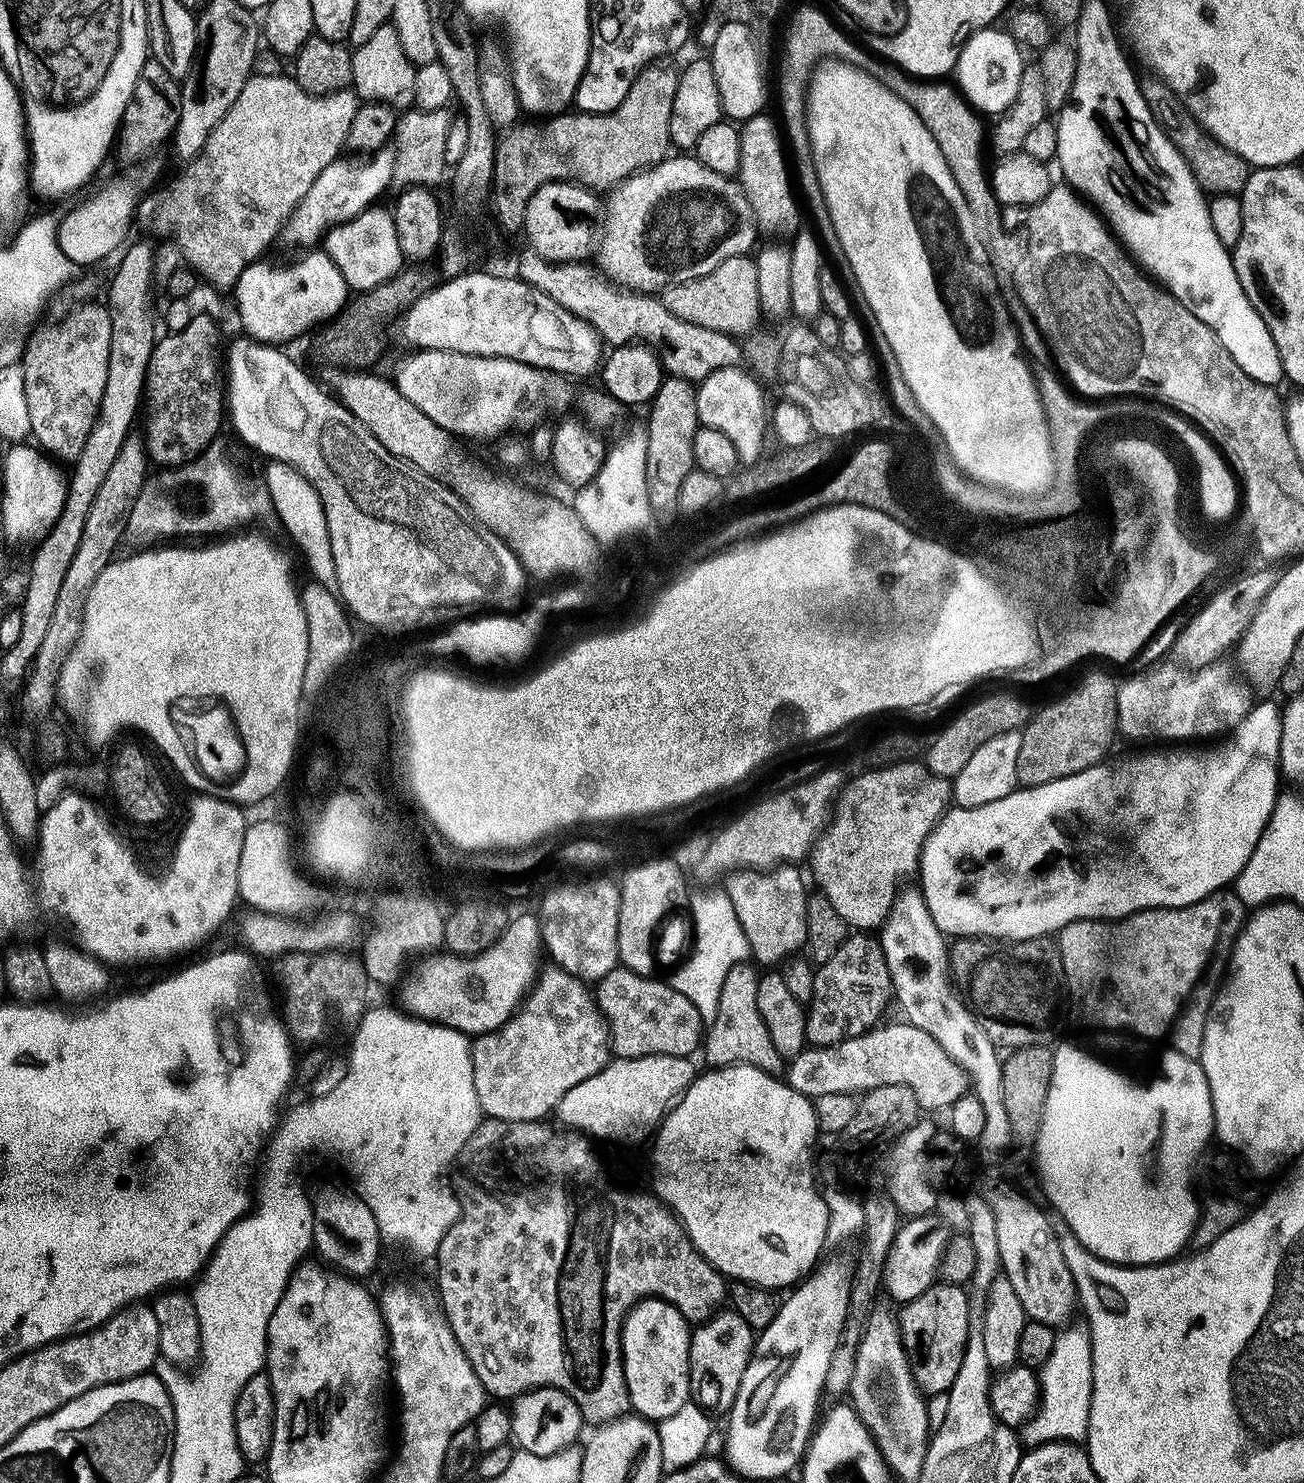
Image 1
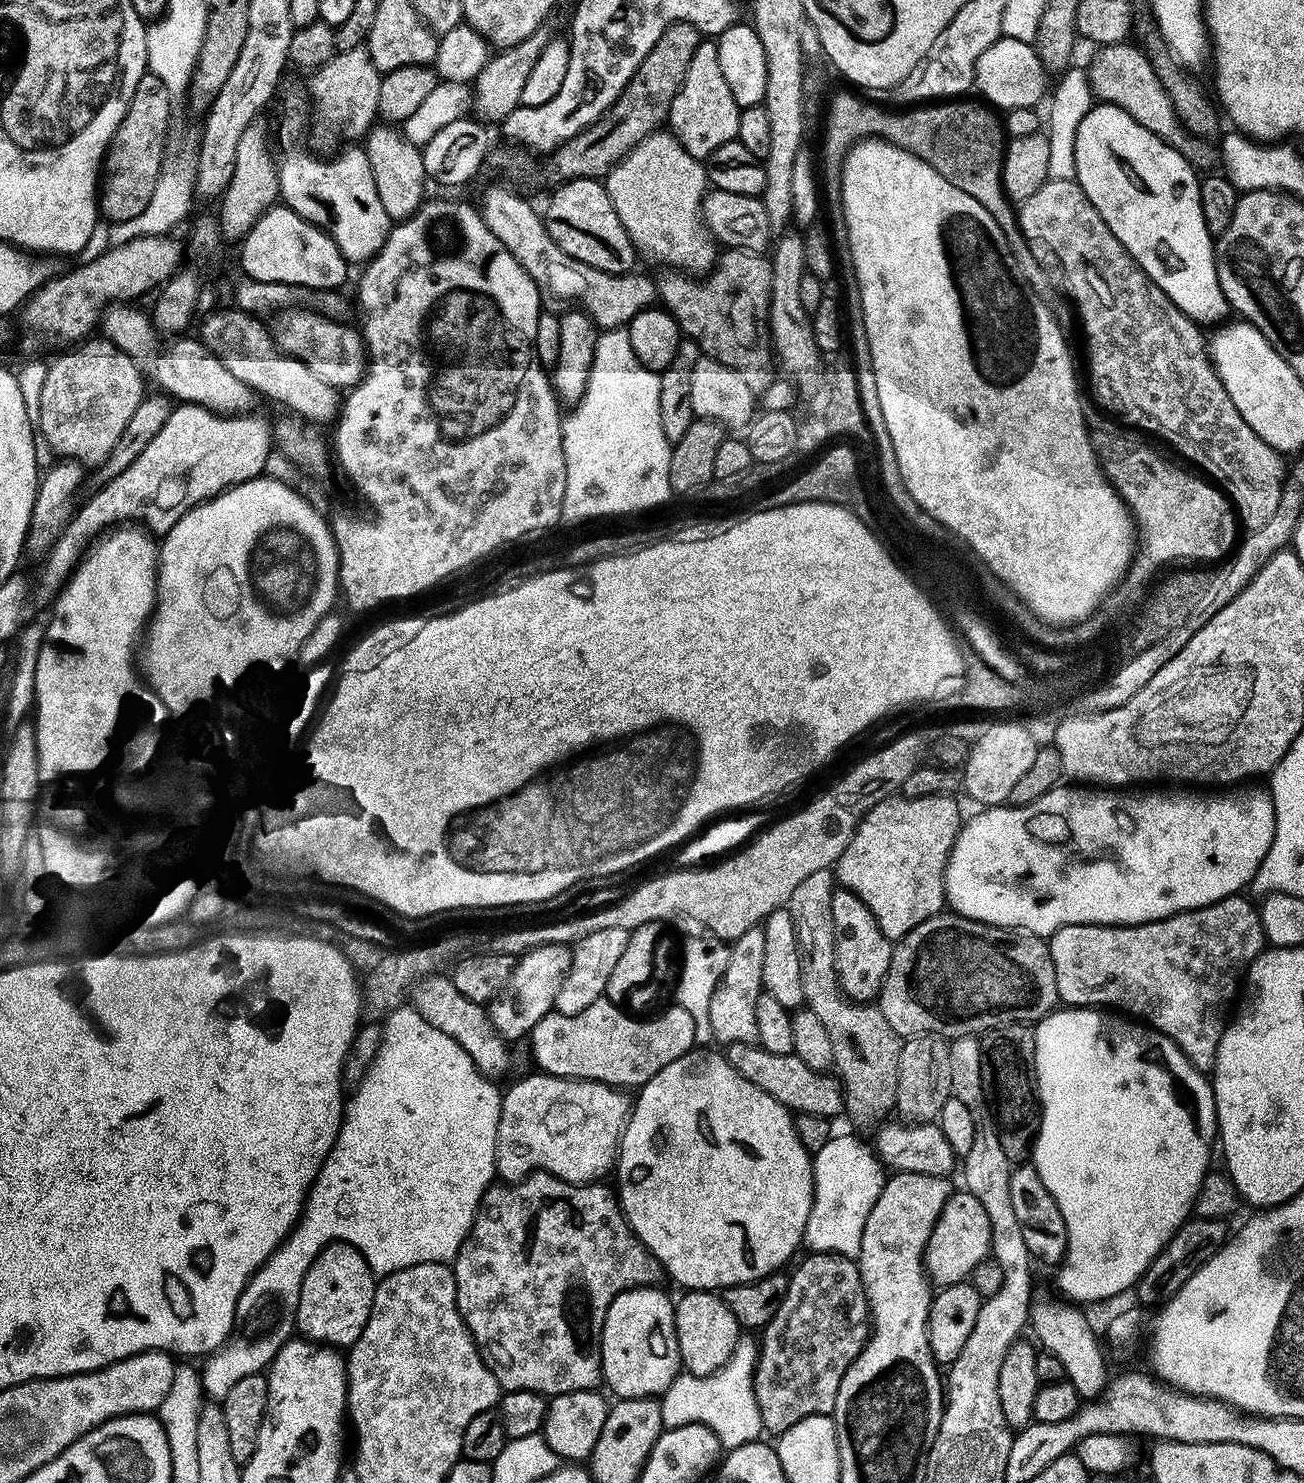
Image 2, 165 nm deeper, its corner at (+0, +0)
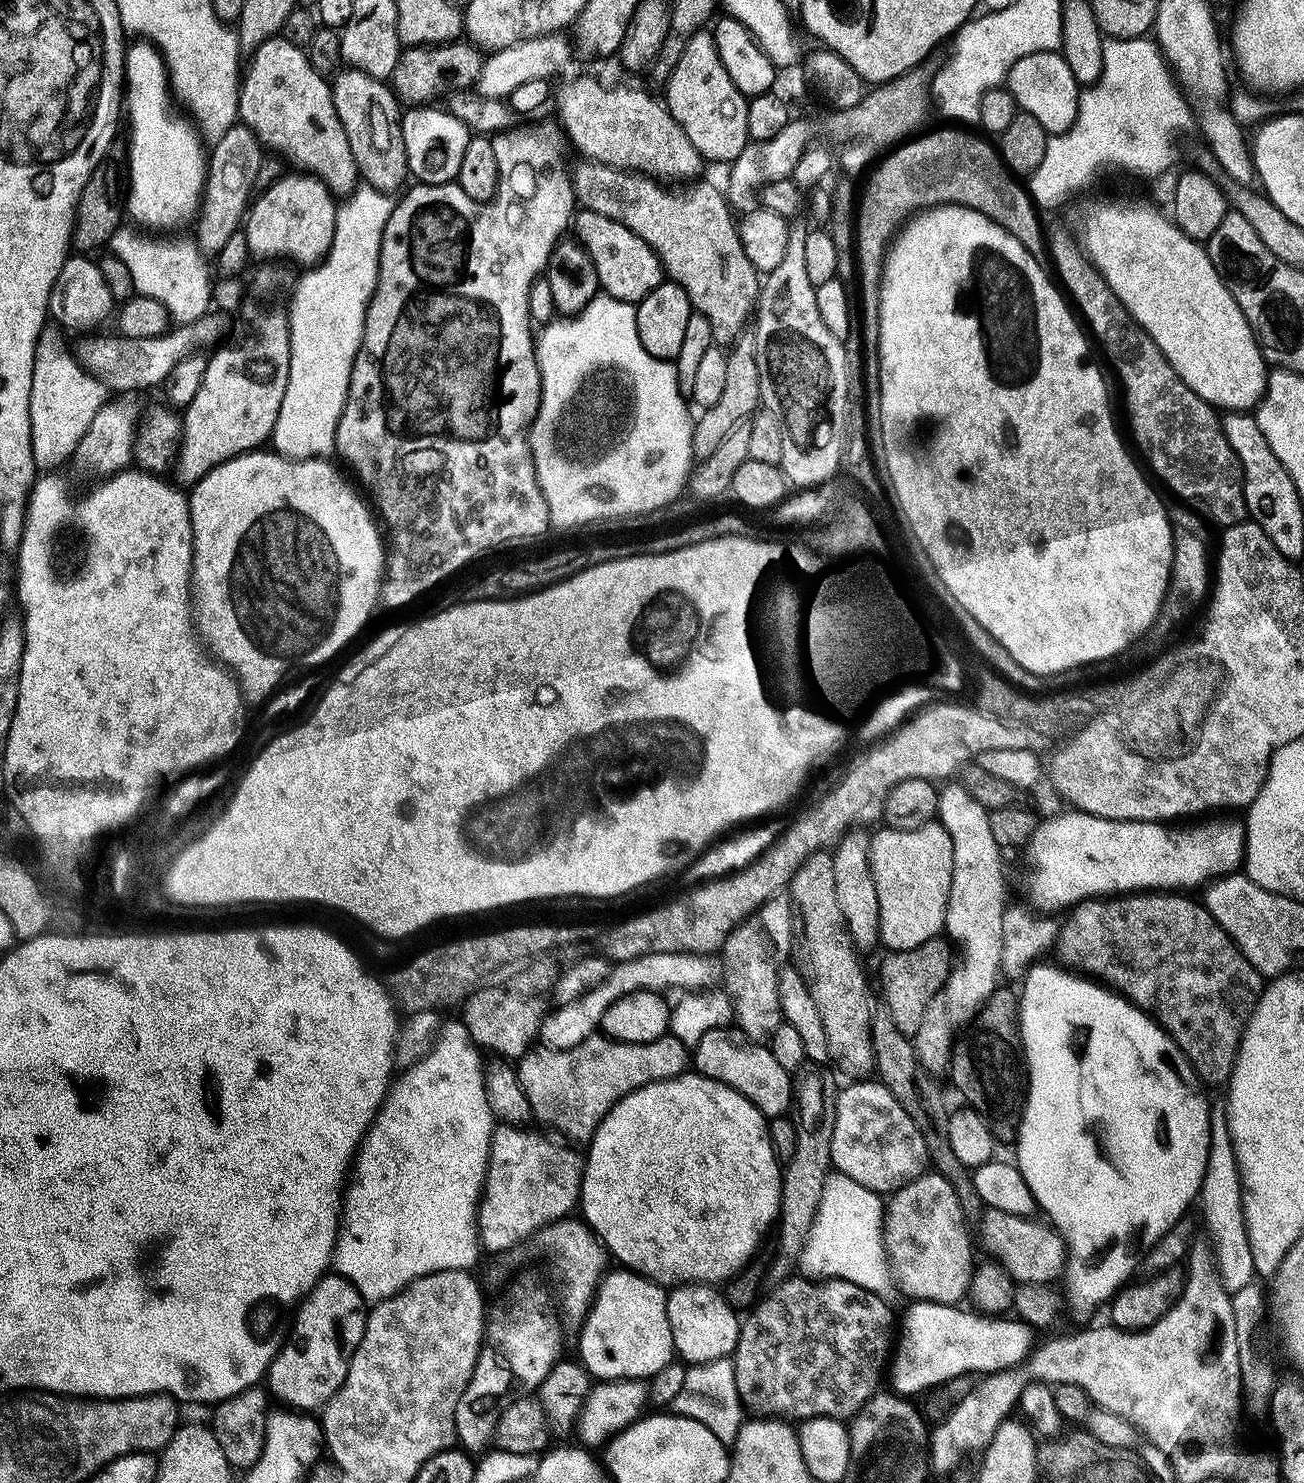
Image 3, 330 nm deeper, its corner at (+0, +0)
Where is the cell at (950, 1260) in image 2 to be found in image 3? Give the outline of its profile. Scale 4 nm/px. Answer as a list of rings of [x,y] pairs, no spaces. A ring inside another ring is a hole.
[[[985,1207],[978,1231],[985,1250],[989,1252],[987,1255],[999,1264],[1016,1284],[1051,1285],[1052,1279],[1055,1276],[1057,1279],[1063,1273],[1066,1249],[1059,1232],[1047,1223],[1044,1224],[1039,1224],[1036,1218],[1015,1216]]]

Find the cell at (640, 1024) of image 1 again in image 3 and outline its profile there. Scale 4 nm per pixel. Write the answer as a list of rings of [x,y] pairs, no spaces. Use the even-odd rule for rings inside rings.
[[[593,1034],[577,1045],[576,1048],[568,1050],[556,1049],[543,1042],[535,1042],[526,1050],[515,1065],[517,1078],[524,1095],[529,1100],[532,1108],[532,1116],[548,1128],[569,1136],[572,1140],[591,1141],[604,1116],[624,1096],[629,1096],[634,1090],[638,1090],[647,1084],[653,1084],[659,1080],[672,1080],[676,1076],[682,1076],[689,1071],[690,1066],[695,1065],[697,1053],[678,1037],[671,1035],[666,1040],[658,1042],[656,1046],[630,1046],[618,1042],[607,1034]]]

